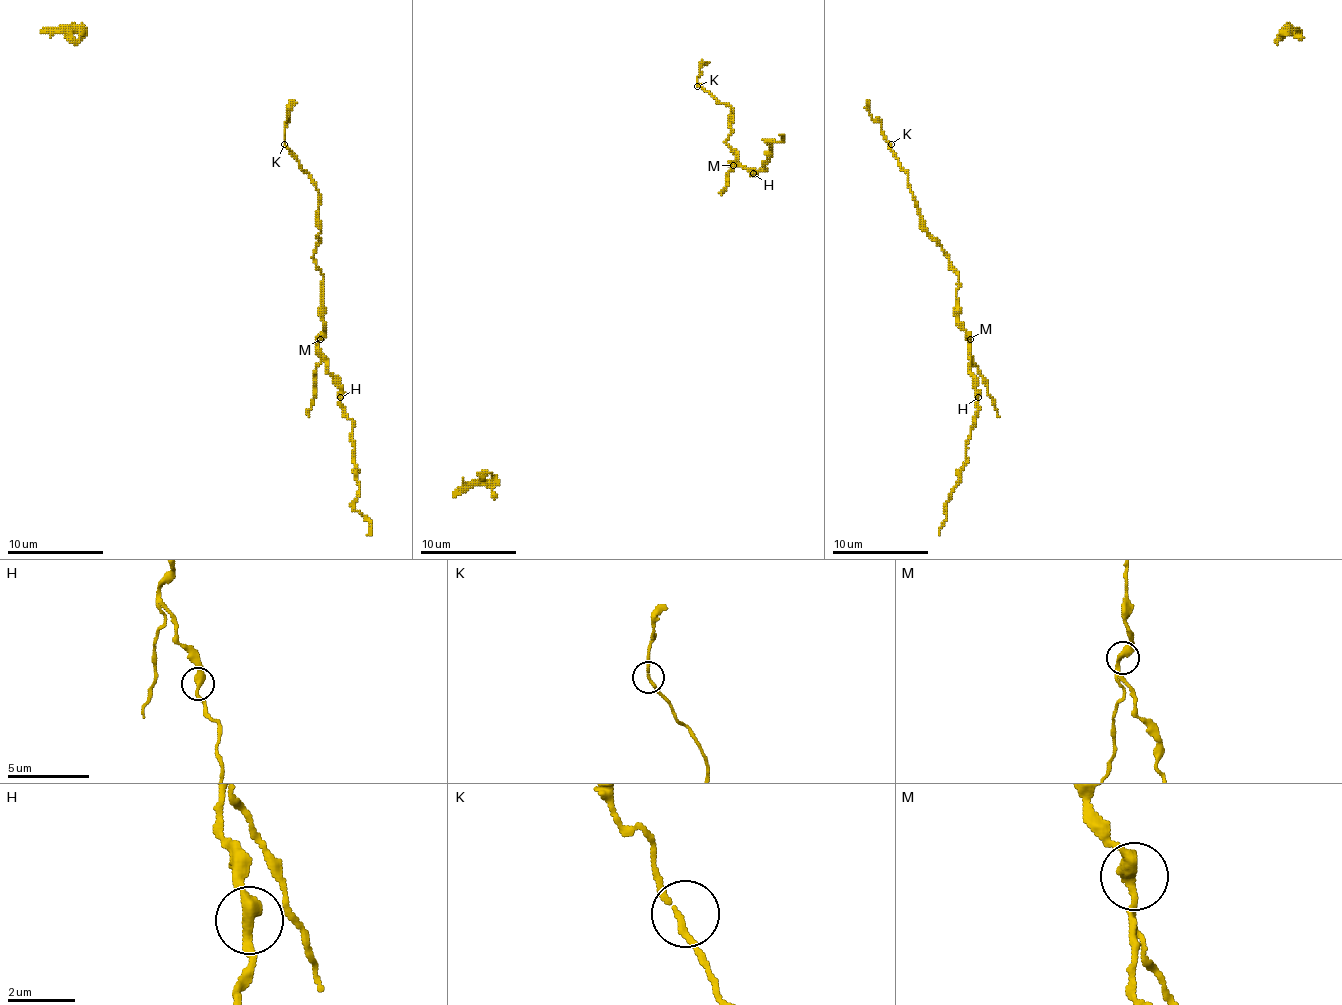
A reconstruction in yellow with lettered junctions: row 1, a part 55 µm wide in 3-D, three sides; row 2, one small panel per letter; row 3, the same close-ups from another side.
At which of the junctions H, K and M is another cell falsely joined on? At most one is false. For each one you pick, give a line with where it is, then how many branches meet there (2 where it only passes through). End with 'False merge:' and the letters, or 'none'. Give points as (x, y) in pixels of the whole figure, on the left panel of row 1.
M: place (320, 339); branches 2
False merge: M

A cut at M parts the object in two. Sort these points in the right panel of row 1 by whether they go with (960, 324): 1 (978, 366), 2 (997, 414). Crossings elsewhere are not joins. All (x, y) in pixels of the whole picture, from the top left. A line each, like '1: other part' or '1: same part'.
1: other part
2: other part

